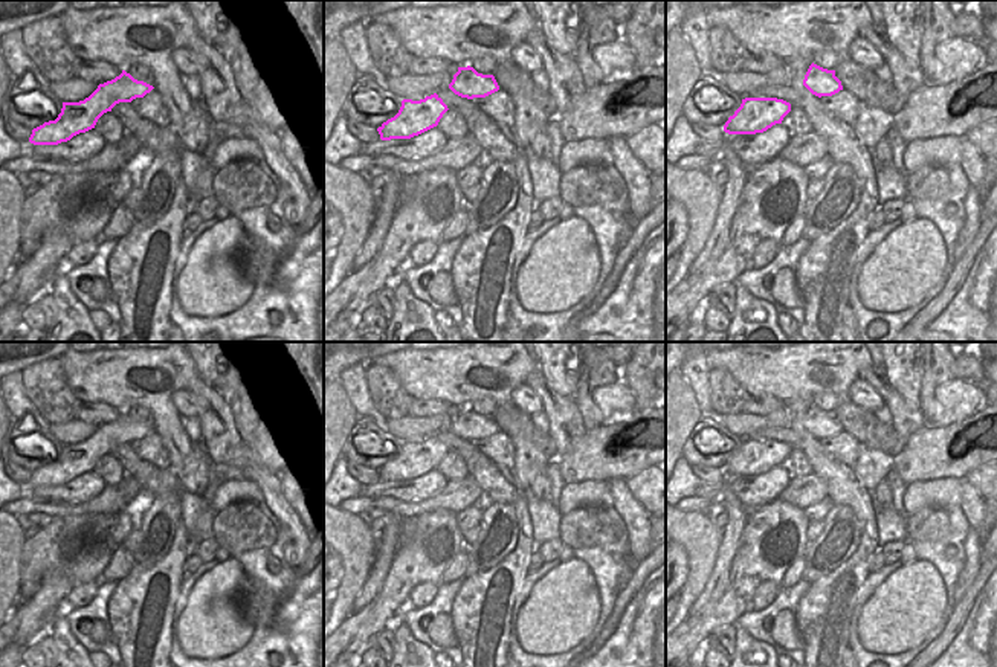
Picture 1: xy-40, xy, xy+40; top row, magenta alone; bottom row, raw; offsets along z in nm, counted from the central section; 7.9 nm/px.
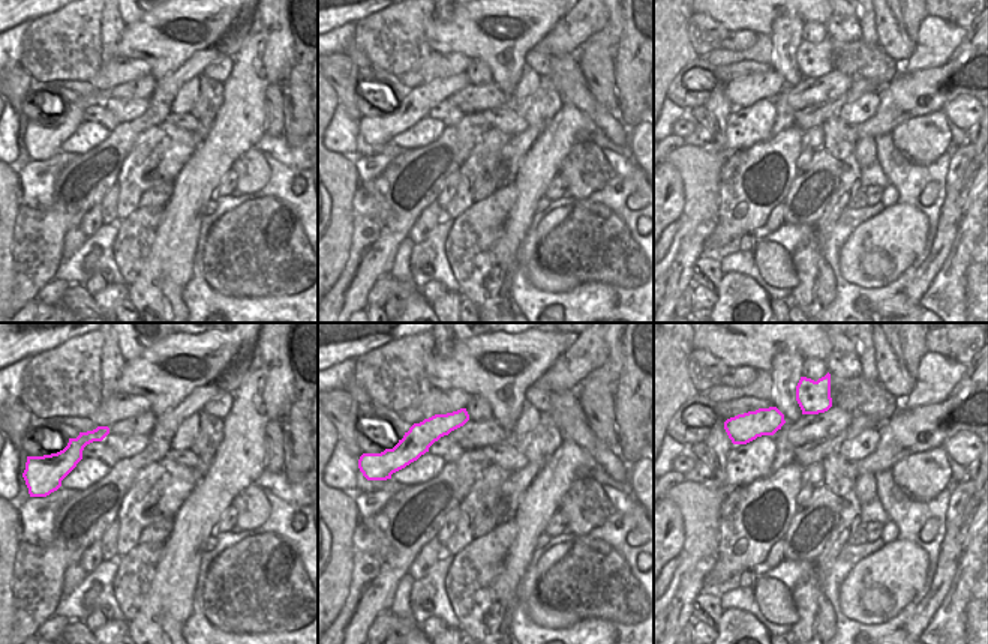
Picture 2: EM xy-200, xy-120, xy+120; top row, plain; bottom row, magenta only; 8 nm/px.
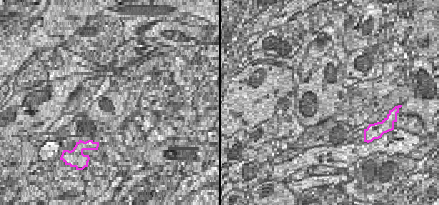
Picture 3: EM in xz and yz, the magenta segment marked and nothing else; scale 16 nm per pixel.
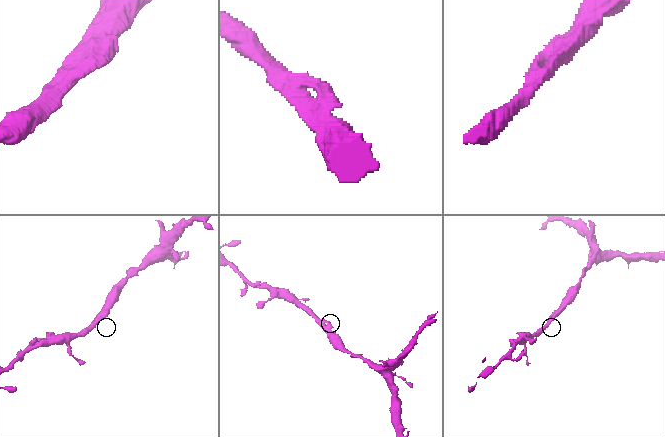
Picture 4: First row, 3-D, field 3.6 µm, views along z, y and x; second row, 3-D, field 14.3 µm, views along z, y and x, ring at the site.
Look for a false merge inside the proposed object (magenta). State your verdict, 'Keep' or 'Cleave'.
Keep

